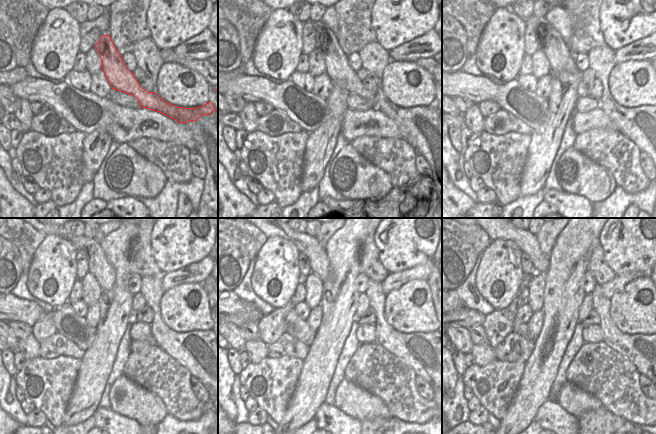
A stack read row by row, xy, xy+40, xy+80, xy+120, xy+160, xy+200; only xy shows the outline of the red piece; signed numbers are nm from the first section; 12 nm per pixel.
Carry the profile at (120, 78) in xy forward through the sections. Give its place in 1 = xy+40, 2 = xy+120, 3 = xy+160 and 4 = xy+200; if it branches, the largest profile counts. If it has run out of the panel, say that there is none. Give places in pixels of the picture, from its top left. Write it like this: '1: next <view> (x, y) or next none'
1: next xy+40 (337, 67)
2: next xy+120 (104, 272)
3: next xy+160 (309, 245)
4: next xy+200 (528, 243)

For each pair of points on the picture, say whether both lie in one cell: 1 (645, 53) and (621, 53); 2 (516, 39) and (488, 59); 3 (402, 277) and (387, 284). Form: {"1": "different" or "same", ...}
{"1": "same", "2": "same", "3": "same"}

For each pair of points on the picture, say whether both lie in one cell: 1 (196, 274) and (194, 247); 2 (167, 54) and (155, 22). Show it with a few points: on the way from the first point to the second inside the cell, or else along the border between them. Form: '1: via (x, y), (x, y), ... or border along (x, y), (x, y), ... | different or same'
1: border along (207, 255), (197, 262), (173, 271) | different
2: border along (172, 48), (162, 48), (160, 50) | different

